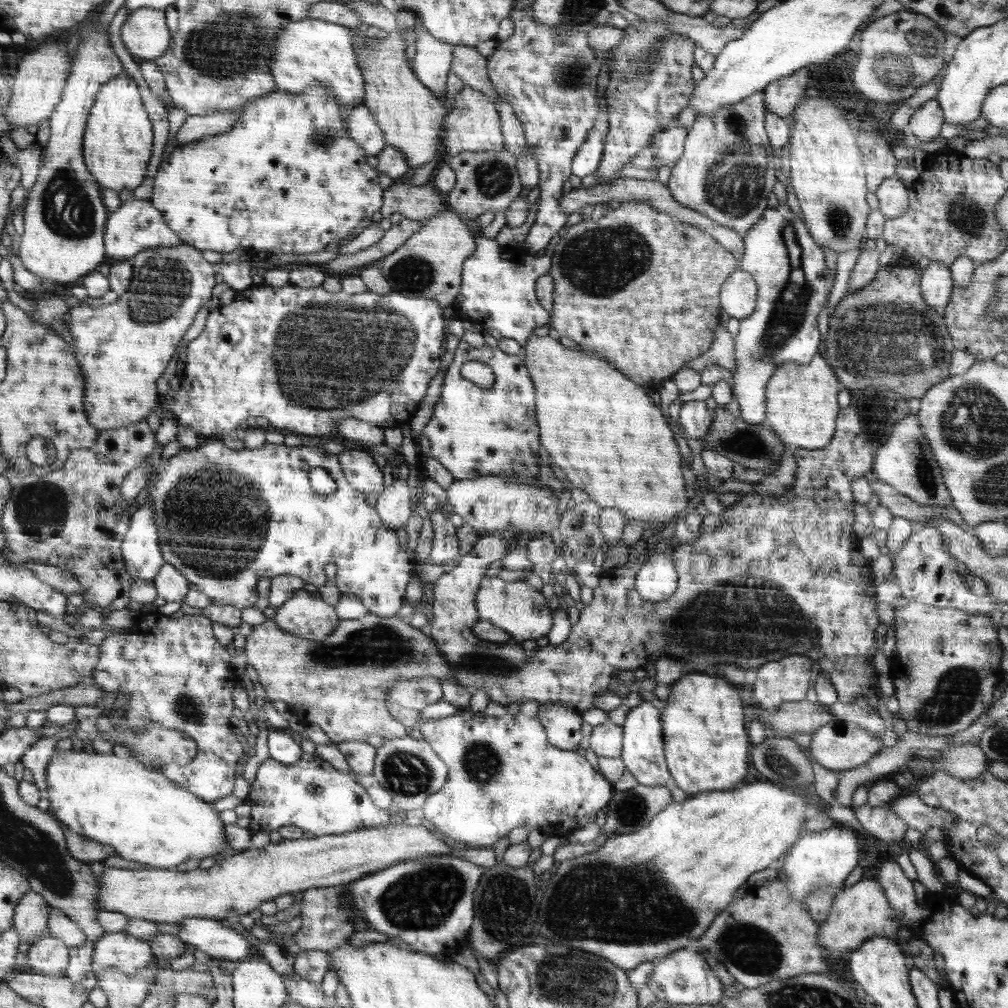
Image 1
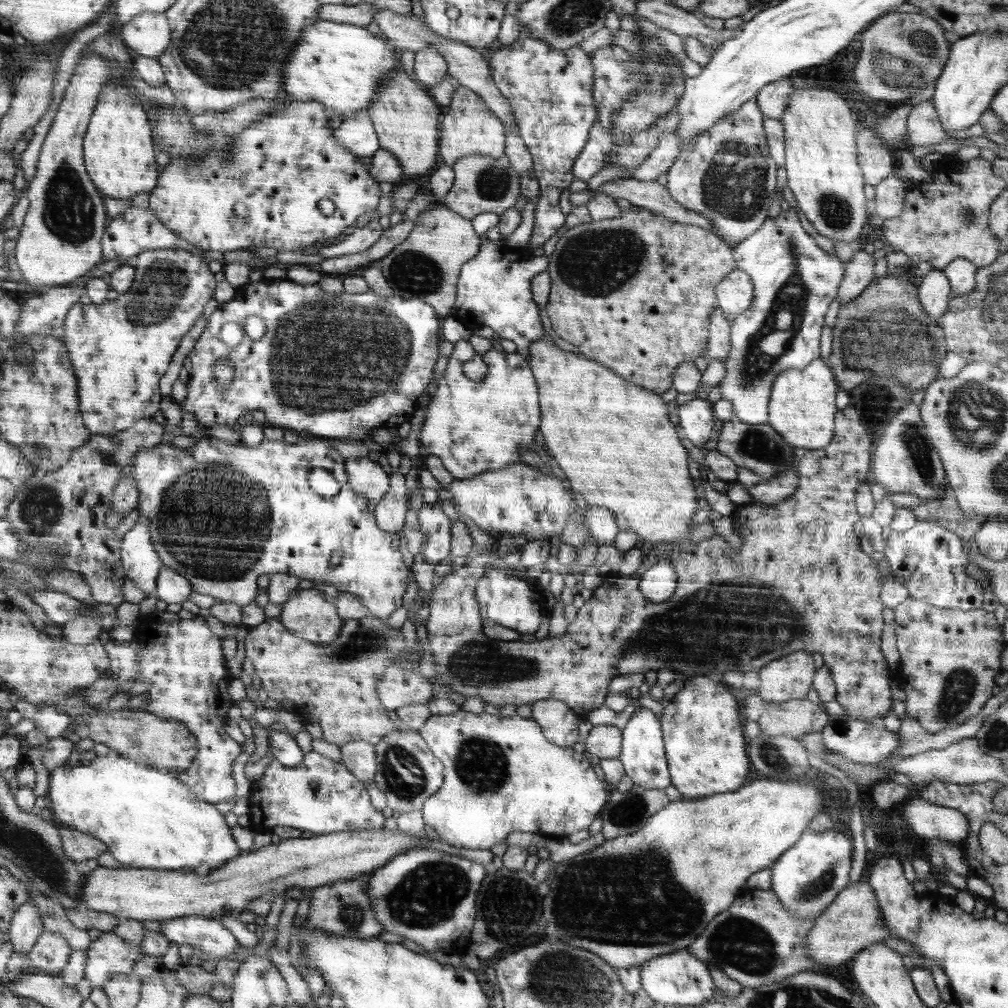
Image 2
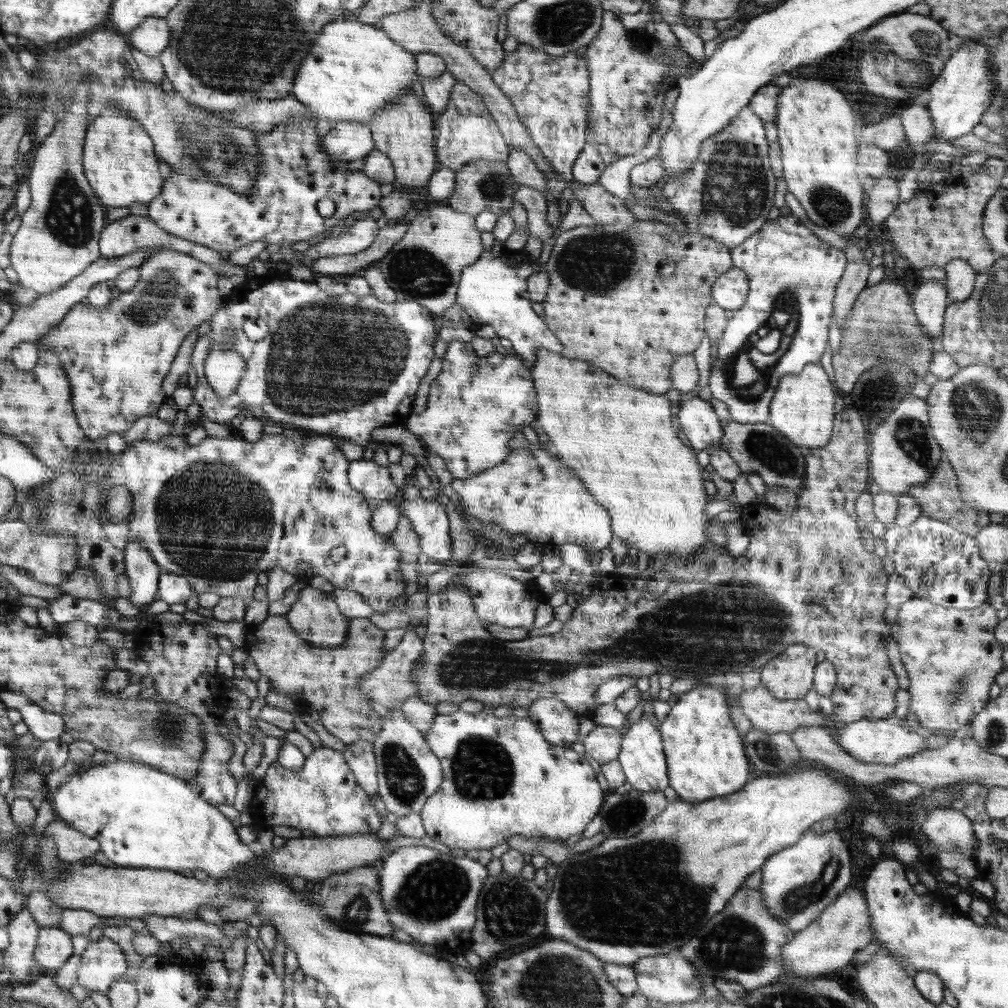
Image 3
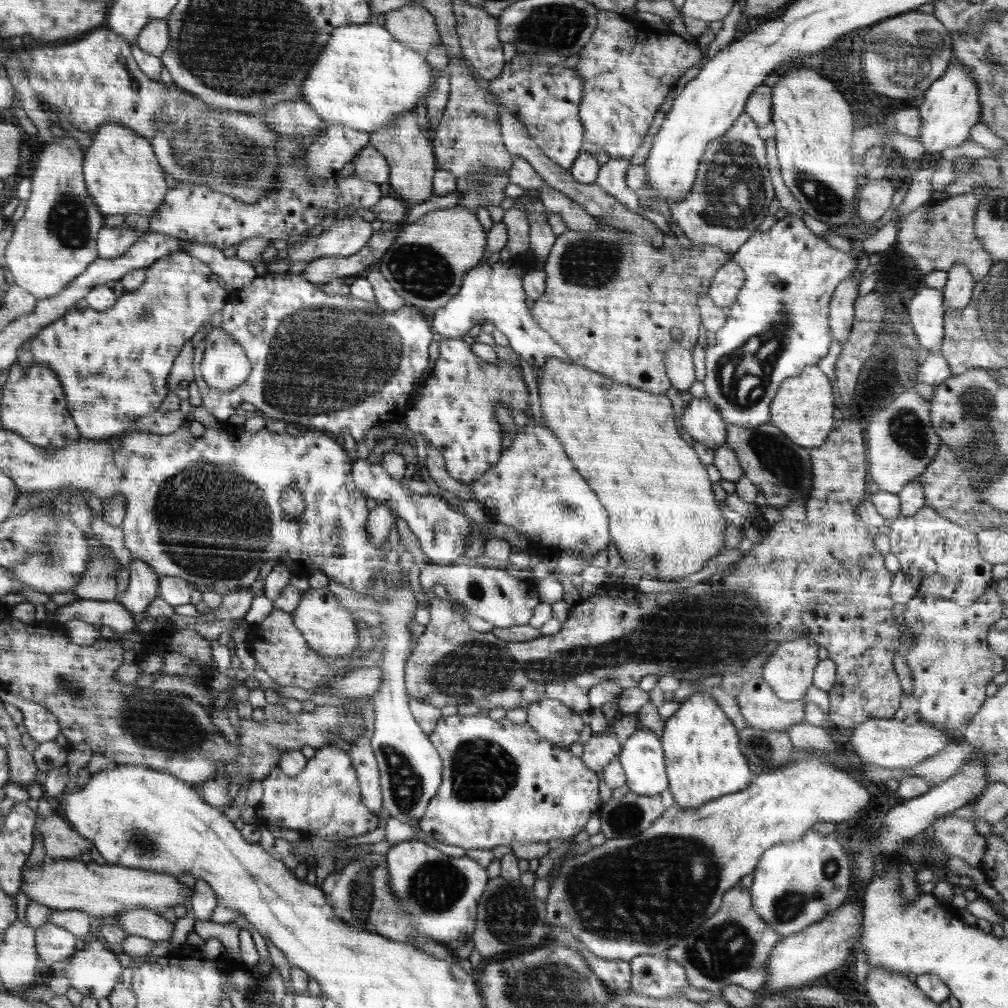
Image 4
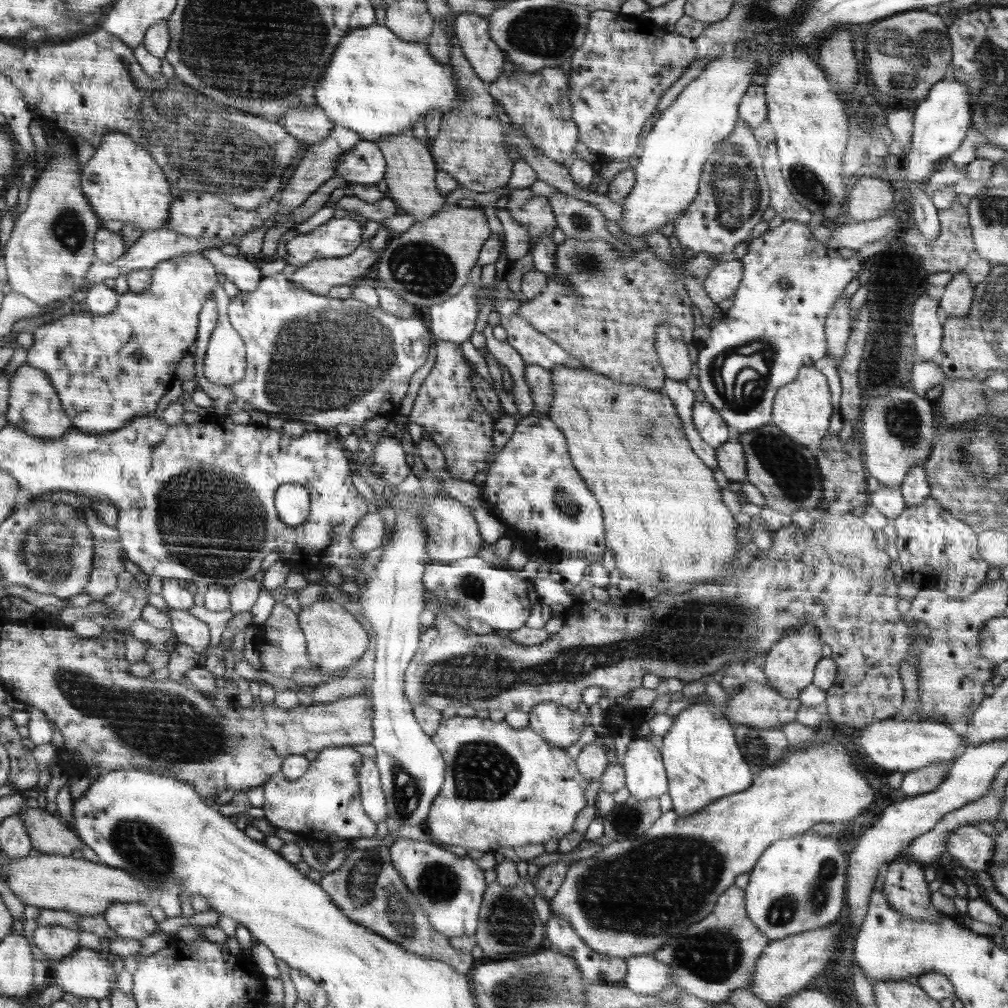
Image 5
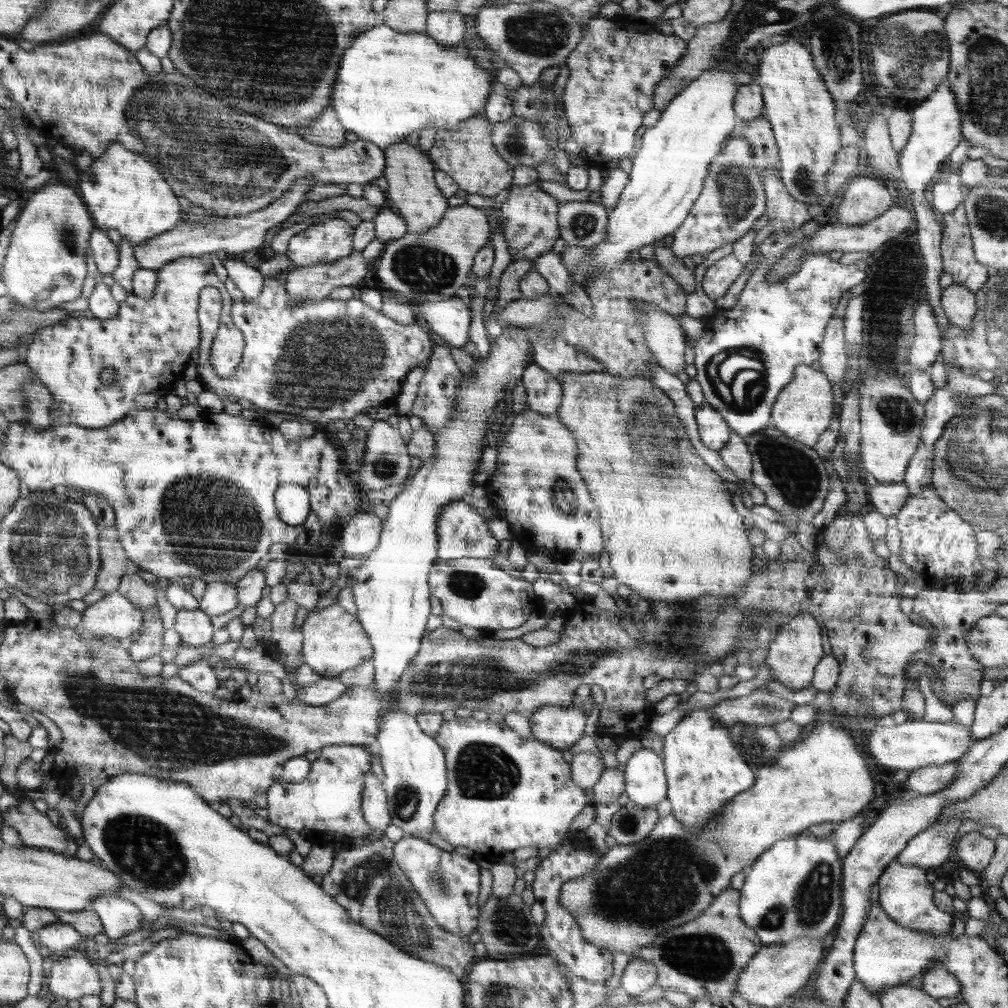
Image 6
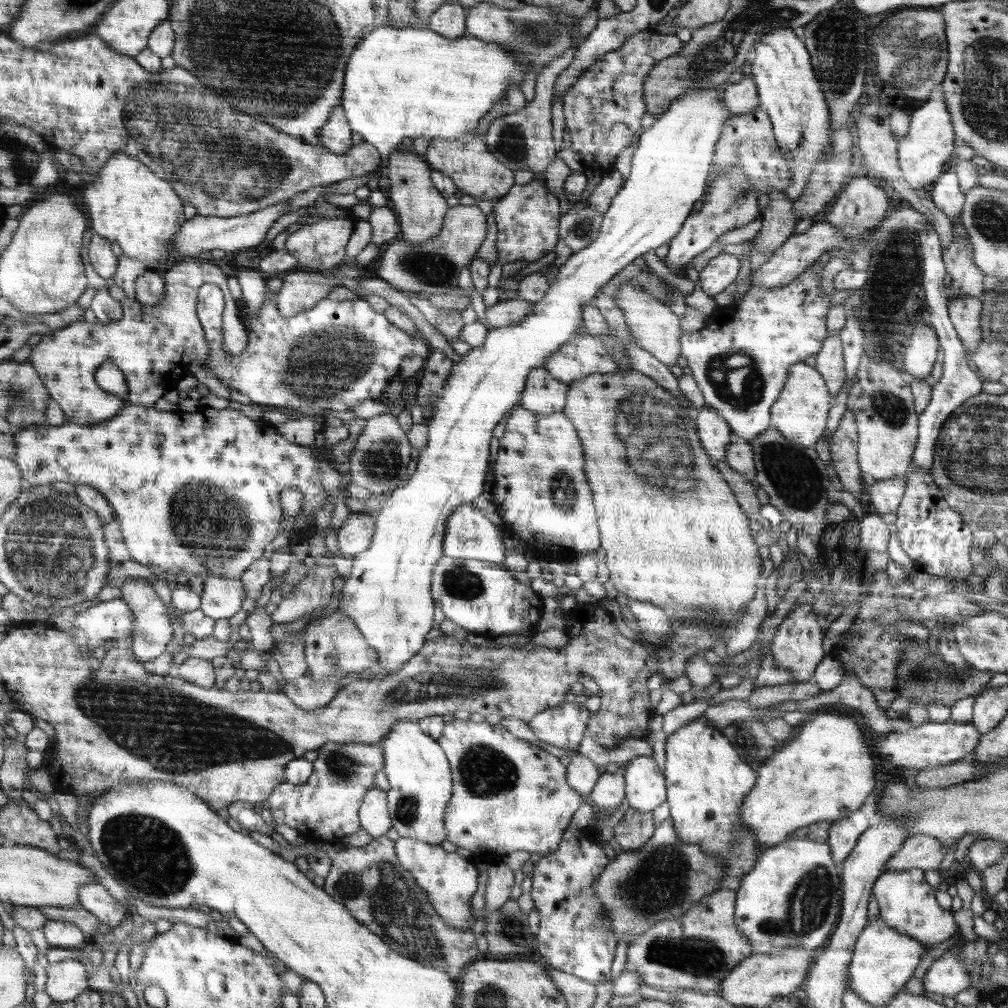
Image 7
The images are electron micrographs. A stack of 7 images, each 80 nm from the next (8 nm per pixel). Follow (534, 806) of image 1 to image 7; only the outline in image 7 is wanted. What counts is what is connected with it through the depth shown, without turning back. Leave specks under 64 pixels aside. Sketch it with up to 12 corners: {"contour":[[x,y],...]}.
{"contour":[[456,718],[445,839],[559,848],[584,796],[558,752]]}

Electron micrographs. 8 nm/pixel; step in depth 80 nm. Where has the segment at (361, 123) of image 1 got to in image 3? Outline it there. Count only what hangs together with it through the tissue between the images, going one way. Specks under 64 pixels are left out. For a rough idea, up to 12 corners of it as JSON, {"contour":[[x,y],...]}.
{"contour":[[338,121],[321,139],[333,159],[375,149],[369,124]]}

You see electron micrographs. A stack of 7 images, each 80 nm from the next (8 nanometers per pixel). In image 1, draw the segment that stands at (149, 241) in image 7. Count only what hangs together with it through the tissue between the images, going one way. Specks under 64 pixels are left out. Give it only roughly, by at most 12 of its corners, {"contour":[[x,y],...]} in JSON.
{"contour":[[124,72],[96,97],[87,169],[104,189],[146,176],[152,124]]}

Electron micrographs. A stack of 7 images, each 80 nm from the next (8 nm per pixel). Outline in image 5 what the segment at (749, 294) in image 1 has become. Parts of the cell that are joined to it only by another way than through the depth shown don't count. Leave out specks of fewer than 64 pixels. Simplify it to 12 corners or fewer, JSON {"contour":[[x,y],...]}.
{"contour":[[729,256],[703,285],[718,304],[738,292],[743,263]]}

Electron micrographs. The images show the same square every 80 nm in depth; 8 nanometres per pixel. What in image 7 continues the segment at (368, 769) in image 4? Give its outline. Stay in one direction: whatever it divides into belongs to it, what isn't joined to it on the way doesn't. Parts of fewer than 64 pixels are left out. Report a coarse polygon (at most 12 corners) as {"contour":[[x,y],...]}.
{"contour":[[374,784],[359,808],[360,827],[373,838],[392,829],[386,791]]}

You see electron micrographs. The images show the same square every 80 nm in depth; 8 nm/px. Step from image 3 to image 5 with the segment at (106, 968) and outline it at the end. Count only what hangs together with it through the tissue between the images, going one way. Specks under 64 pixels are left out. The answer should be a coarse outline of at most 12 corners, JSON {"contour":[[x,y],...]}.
{"contour":[[81,947],[51,965],[64,993],[100,1001],[117,975],[108,954]]}

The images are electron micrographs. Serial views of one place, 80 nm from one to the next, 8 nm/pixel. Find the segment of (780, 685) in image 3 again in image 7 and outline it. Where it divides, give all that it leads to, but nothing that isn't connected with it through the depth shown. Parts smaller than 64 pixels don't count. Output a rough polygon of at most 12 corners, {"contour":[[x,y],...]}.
{"contour":[[812,605],[794,606],[769,649],[774,667],[812,680],[826,656]]}

